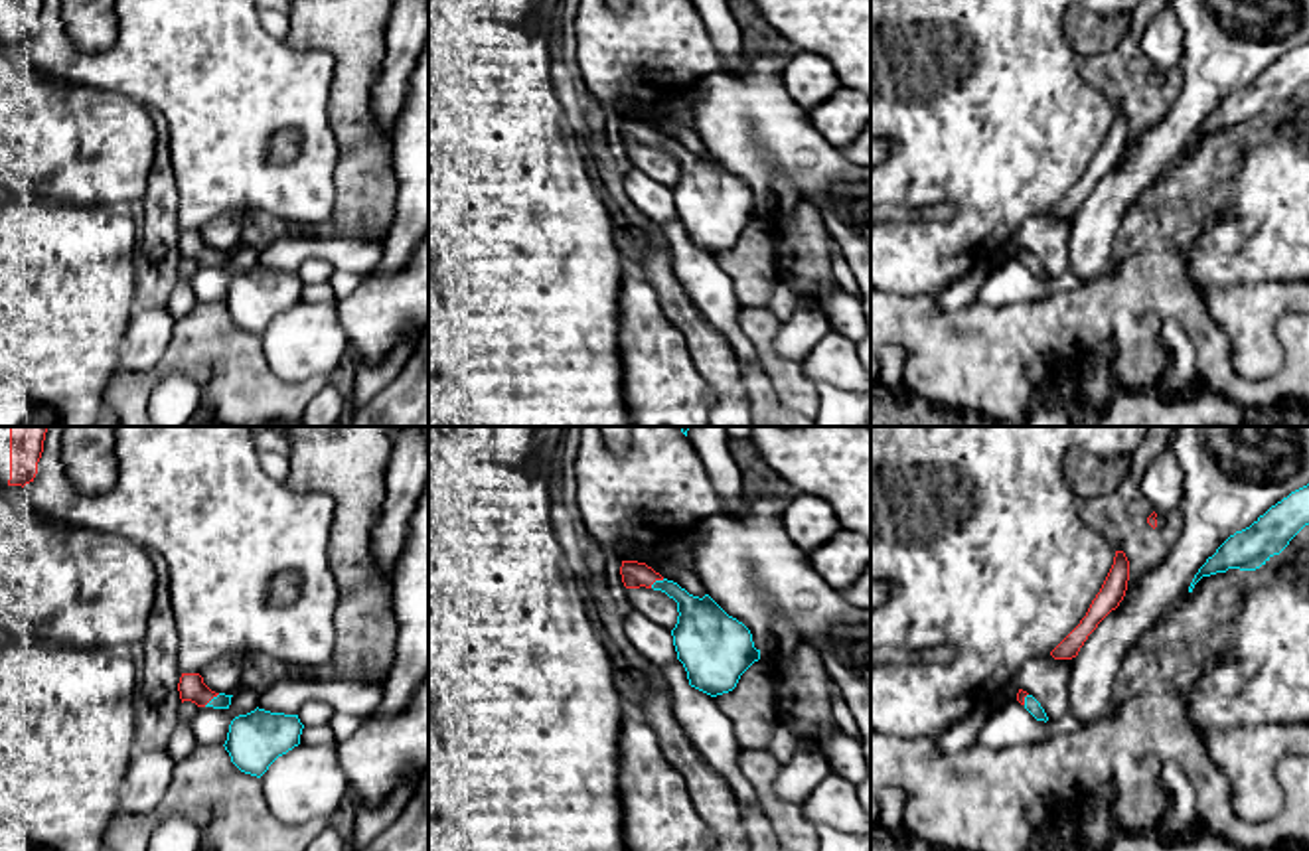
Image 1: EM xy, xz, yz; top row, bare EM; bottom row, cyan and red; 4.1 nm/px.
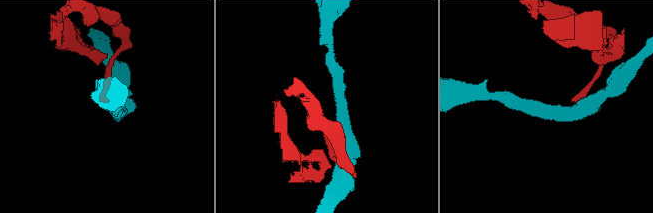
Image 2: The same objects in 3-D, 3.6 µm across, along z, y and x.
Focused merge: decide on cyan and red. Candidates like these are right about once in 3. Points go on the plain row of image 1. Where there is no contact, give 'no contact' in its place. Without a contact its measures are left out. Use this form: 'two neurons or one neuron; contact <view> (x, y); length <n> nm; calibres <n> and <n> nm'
two neurons; contact xy (214, 255); length 90 nm; calibres 60 and 110 nm

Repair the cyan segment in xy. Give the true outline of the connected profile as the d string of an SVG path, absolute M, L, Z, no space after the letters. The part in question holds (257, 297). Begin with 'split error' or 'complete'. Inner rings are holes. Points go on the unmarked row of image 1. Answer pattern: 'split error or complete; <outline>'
complete; M257 265L231 278L223 304L241 330L261 336L278 314L300 302L302 286L298 272Z

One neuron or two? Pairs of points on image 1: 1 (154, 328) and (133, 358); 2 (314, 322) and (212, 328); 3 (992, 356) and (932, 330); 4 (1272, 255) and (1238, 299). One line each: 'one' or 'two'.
1: one
2: two
3: one
4: two

